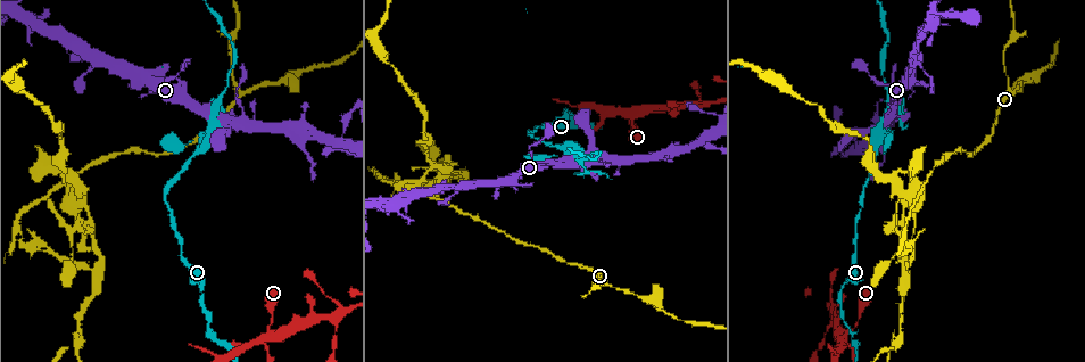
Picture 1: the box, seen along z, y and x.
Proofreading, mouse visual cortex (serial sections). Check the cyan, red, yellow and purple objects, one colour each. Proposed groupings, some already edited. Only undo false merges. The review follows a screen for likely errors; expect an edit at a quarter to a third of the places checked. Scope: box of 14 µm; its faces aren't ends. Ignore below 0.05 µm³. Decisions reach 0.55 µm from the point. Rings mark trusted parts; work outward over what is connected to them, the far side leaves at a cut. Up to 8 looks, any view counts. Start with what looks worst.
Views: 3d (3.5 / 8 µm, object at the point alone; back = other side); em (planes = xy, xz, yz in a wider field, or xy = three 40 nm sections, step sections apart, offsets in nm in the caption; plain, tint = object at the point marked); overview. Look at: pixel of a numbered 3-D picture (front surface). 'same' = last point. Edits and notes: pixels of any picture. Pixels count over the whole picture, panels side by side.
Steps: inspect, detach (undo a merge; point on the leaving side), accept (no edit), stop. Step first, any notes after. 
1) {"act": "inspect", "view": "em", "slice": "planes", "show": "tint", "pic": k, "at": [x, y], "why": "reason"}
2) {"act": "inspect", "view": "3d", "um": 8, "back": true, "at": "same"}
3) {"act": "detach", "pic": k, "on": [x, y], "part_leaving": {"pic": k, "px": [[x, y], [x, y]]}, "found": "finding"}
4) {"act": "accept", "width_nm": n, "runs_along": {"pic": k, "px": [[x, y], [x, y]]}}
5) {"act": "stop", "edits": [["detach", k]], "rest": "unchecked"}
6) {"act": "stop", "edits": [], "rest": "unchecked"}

{"act": "inspect", "view": "3d", "um": 3.5, "pic": 1, "at": [219, 102], "why": "a fork"}

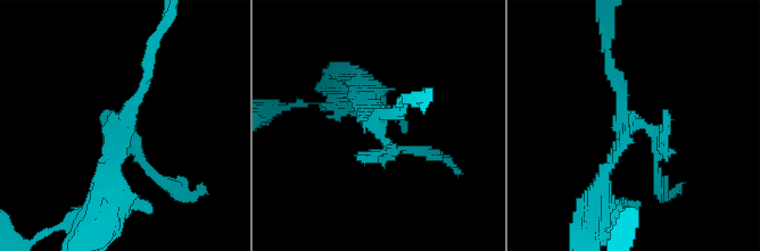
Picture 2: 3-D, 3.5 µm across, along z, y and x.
{"act": "inspect", "view": "em", "slice": "planes", "show": "plain", "pic": 2, "at": [125, 124]}

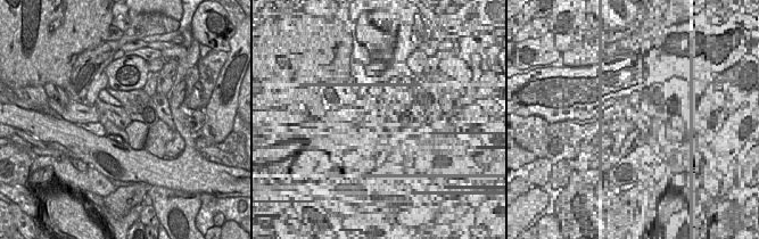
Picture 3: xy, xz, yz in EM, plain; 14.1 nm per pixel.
{"act": "inspect", "view": "em", "slice": "planes", "show": "tint", "at": "same", "why": "with the object marked"}

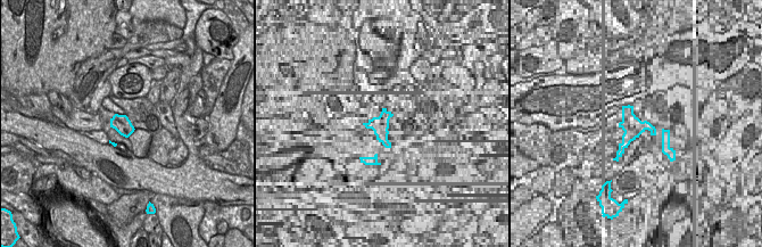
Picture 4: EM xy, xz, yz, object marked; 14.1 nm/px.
{"act": "detach", "pic": 2, "on": [142, 161], "part_leaving": {"pic": 2, "px": [[649, 130], [661, 192], [675, 192]]}, "found": "a second cell is stuck on"}

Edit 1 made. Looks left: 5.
{"act": "inspect", "view": "3d", "um": 3.5, "pic": 1, "at": [905, 242], "why": "thin neck"}

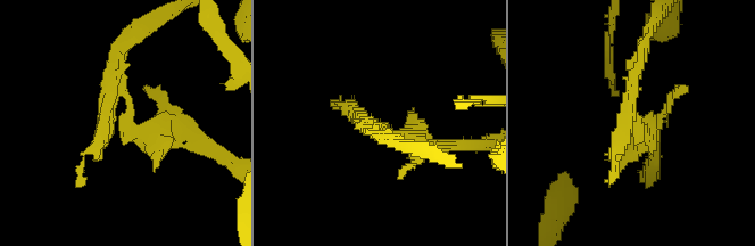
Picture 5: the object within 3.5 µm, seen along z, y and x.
{"act": "inspect", "view": "em", "slice": "planes", "show": "tint", "pic": 5, "at": [121, 120]}

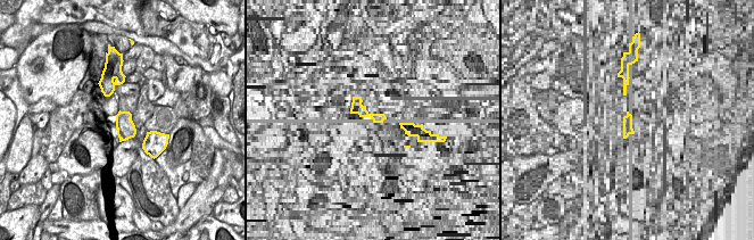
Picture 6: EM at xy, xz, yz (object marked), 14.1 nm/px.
{"act": "detach", "pic": 5, "on": [144, 148], "found": "two cells meet here"}

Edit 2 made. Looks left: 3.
{"act": "stop", "edits": [["detach", 2], ["detach", 5]], "rest": "unchecked"}

